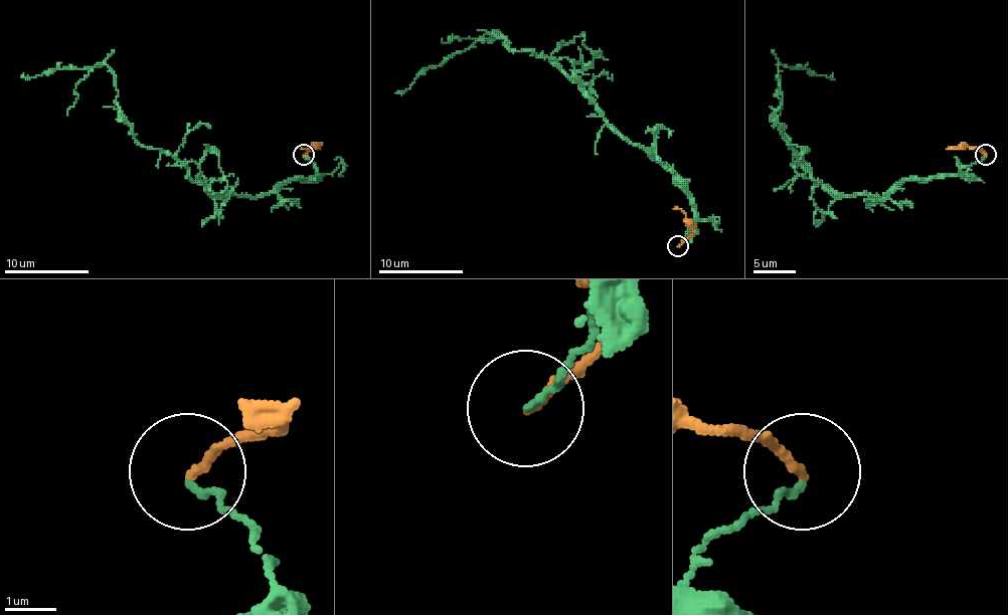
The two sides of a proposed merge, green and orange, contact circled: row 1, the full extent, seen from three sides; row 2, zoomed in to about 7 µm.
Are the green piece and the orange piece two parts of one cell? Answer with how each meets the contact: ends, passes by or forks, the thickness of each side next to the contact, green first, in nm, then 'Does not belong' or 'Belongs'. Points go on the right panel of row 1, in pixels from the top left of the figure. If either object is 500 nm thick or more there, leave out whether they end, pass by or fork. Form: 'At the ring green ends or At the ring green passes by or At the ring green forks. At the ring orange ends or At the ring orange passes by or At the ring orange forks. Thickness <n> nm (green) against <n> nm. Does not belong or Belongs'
At the ring green ends. At the ring orange ends. Thickness 130 nm (green) against 170 nm. Does not belong

